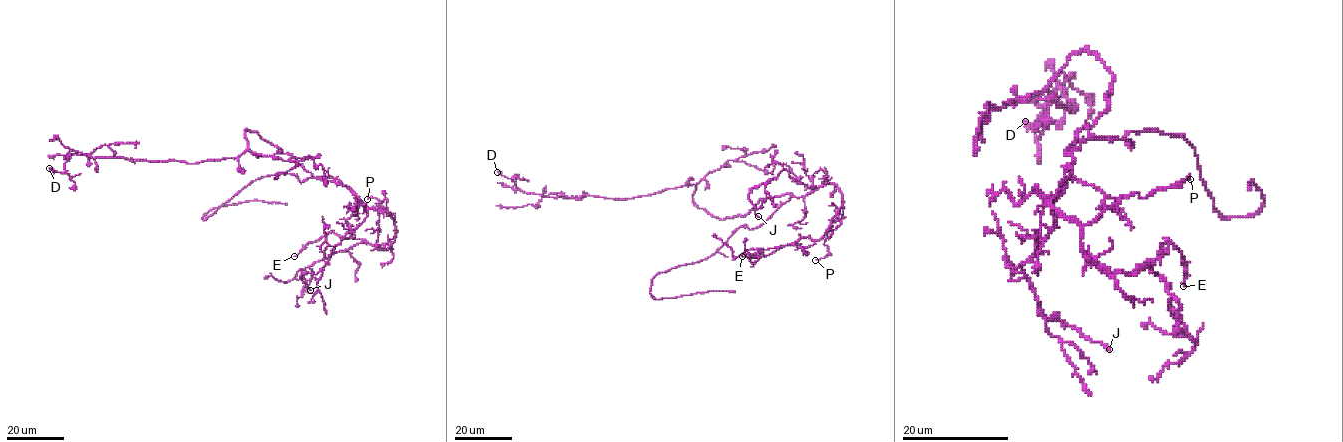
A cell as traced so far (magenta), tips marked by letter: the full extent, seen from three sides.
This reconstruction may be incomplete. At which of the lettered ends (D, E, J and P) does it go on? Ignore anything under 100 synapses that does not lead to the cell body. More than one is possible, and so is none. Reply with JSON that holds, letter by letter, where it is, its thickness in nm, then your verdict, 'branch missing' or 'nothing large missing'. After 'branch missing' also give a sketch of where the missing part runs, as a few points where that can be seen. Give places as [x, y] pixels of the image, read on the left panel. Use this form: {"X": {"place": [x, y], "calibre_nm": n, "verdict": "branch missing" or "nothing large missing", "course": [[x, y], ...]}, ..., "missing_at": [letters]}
{"D": {"place": [49, 168], "calibre_nm": 220, "verdict": "nothing large missing"}, "E": {"place": [294, 256], "calibre_nm": 180, "verdict": "nothing large missing"}, "J": {"place": [310, 290], "calibre_nm": 130, "verdict": "nothing large missing"}, "P": {"place": [367, 199], "calibre_nm": 170, "verdict": "nothing large missing"}, "missing_at": []}

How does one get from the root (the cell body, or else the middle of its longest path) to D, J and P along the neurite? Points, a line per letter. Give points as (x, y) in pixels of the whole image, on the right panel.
D: (1094, 123), (1114, 79), (1086, 49), (1049, 85), (1052, 101), (1076, 108), (1057, 88), (1038, 131), (1025, 121)
J: (1094, 123), (1068, 148), (1072, 176), (1054, 199), (1054, 226), (1021, 270), (1048, 320), (1058, 318), (1109, 349)
P: (1094, 123), (1068, 148), (1072, 173), (1048, 201), (1062, 215), (1092, 222), (1122, 197), (1147, 197), (1190, 179)

